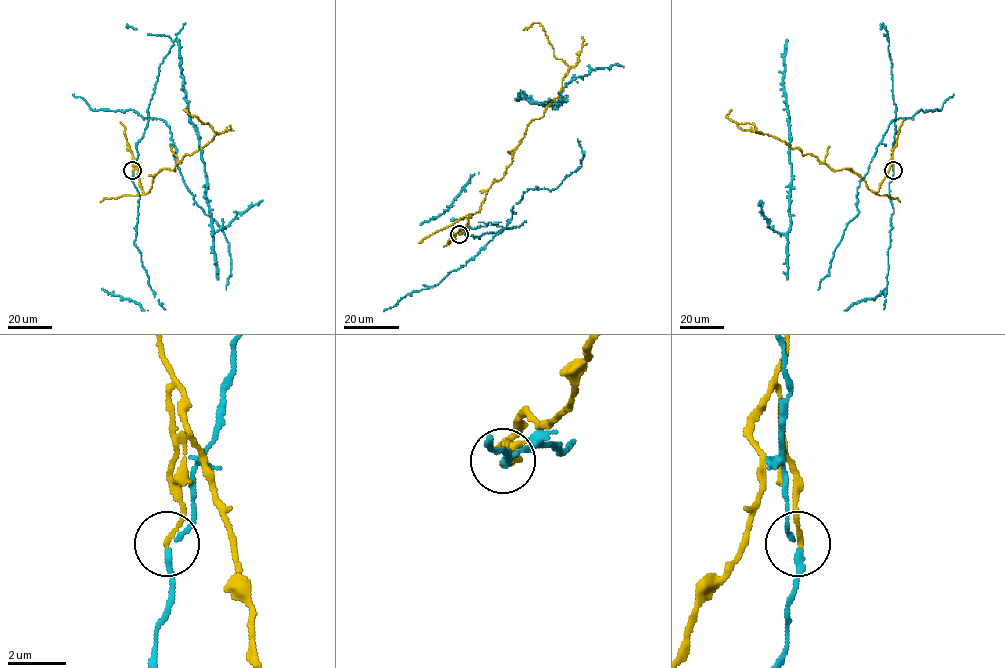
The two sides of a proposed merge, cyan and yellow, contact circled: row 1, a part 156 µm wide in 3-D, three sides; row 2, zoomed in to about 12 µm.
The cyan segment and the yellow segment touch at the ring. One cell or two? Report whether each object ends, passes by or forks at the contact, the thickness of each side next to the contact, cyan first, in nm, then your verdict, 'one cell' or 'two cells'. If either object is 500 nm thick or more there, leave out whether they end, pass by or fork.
cyan passes by; yellow ends; calibres 180 and 150 nm; two cells

